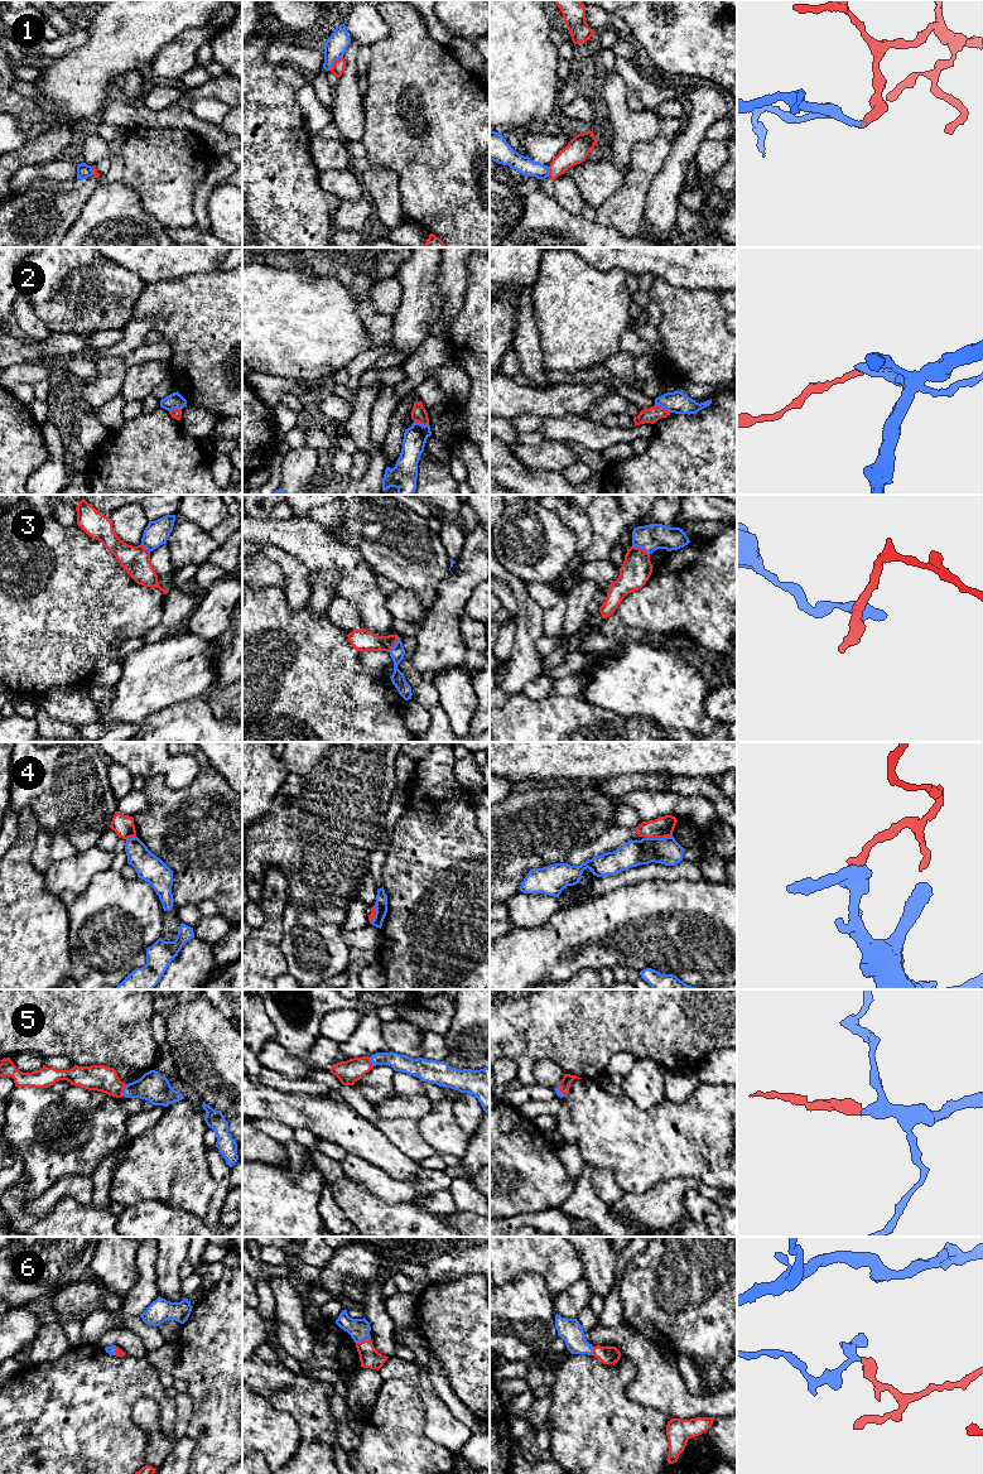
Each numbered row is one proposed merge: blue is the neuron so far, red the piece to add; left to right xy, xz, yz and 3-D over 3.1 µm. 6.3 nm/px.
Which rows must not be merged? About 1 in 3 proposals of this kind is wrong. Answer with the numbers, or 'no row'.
1, 2, 3, 4

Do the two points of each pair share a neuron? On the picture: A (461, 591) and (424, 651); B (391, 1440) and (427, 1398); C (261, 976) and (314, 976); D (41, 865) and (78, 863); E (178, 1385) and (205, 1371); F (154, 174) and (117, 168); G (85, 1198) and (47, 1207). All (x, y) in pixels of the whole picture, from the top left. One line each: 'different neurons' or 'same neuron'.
A: same neuron
B: different neurons
C: different neurons
D: different neurons
E: different neurons
F: different neurons
G: same neuron

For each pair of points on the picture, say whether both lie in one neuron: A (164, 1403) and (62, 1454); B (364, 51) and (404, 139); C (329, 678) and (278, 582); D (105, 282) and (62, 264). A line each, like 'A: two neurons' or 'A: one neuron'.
A: one neuron
B: two neurons
C: two neurons
D: one neuron

